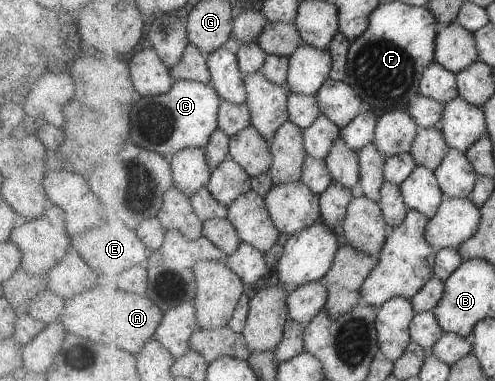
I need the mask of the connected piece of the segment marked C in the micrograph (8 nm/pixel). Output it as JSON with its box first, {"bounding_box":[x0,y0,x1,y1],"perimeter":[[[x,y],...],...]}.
{"bounding_box":[130,80,222,157],"perimeter":[[[175,80],[173,89],[167,95],[139,96],[139,99],[130,105],[131,137],[133,137],[131,141],[167,157],[172,157],[183,149],[205,149],[211,141],[211,136],[219,129],[219,108],[222,106],[222,100],[222,96],[212,84],[193,80]]]}

